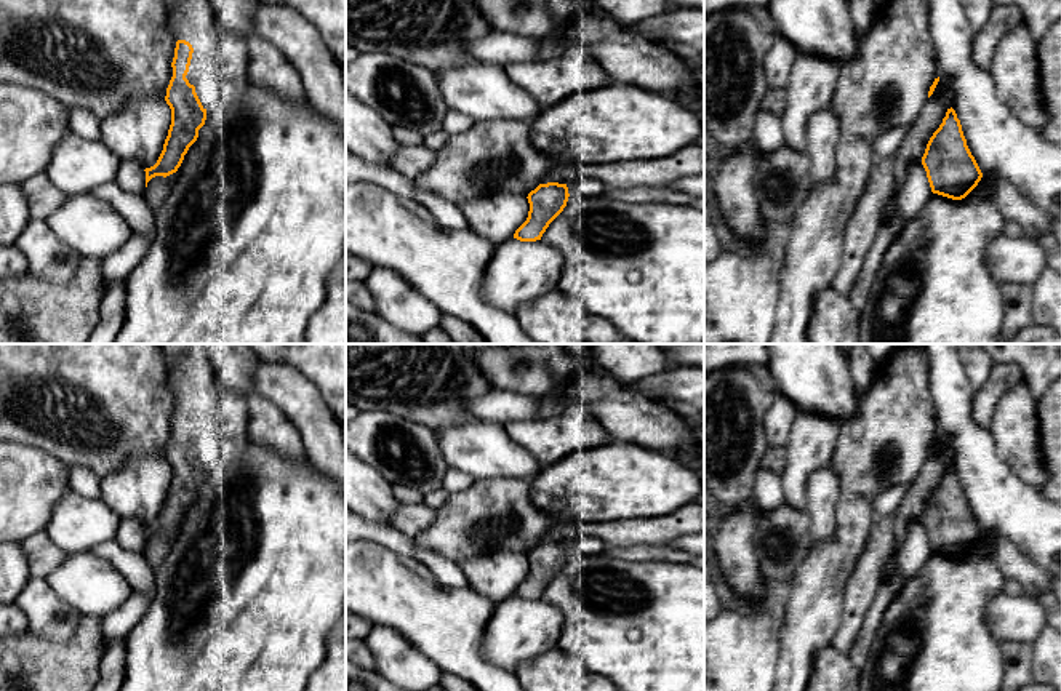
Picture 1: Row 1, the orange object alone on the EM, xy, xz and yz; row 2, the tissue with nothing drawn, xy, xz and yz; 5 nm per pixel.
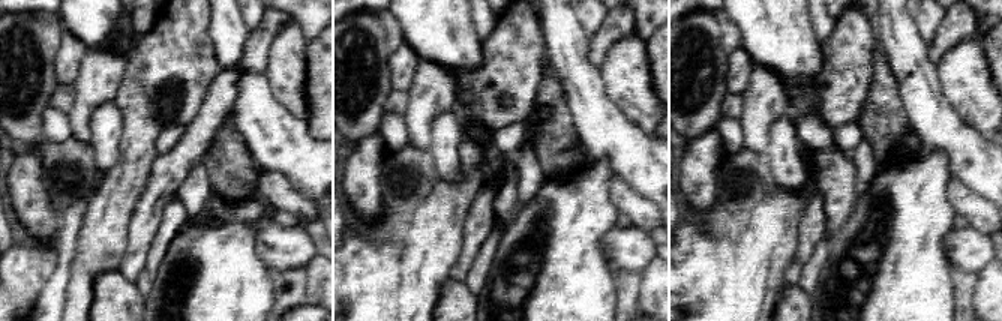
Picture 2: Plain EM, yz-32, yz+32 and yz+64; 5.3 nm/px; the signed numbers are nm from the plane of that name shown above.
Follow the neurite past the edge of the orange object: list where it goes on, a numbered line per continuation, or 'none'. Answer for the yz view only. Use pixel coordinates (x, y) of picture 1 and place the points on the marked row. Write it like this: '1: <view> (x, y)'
none

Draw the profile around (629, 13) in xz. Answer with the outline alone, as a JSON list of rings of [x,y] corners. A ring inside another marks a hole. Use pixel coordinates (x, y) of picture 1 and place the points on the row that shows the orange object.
[[[595,0],[610,18],[624,27],[640,26],[648,19],[674,11],[667,0]]]

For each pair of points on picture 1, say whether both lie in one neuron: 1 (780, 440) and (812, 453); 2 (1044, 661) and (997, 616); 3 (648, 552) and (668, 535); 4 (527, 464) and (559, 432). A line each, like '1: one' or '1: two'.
1: two
2: two
3: two
4: two

